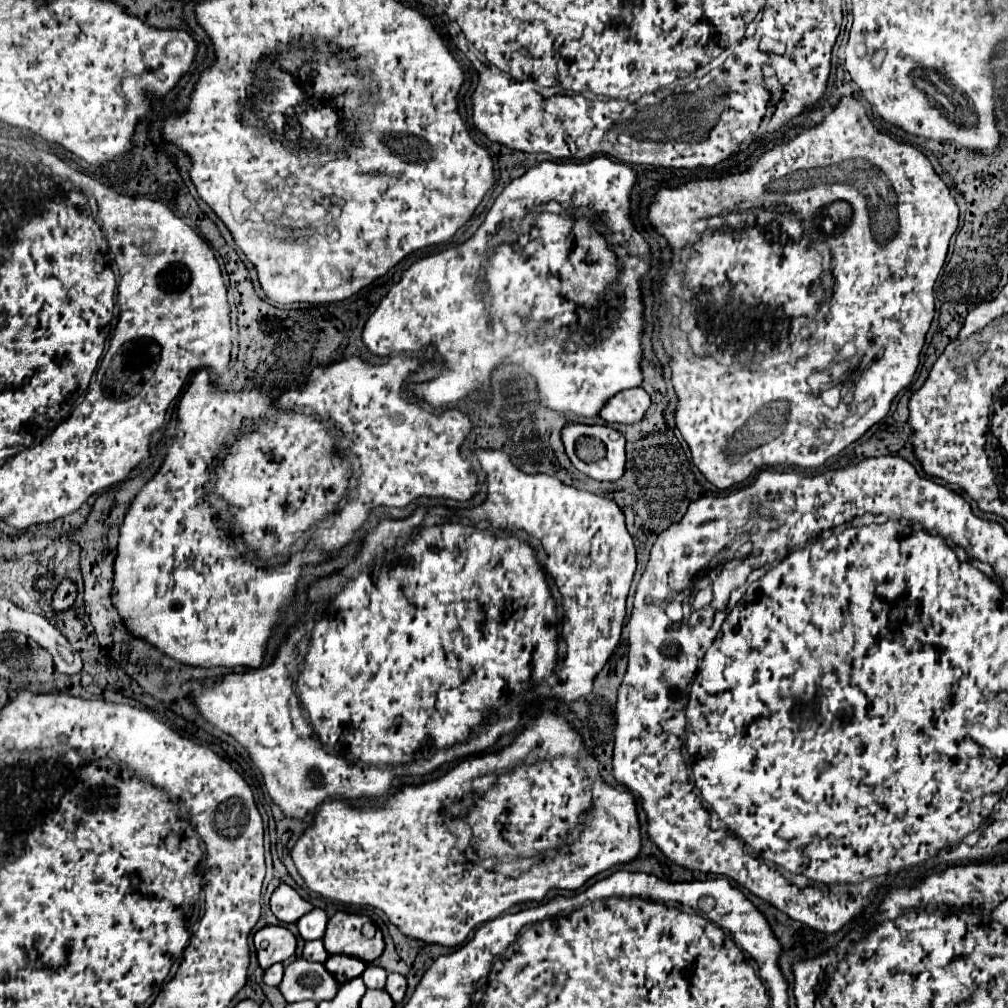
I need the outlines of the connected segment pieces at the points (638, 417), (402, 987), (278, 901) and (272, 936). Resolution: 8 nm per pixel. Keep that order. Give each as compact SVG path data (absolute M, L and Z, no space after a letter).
M633 388L633 390L625 390L619 392L617 396L613 396L613 400L609 400L609 404L603 408L603 412L599 414L603 420L607 420L609 424L637 424L645 418L645 412L651 406L651 398L643 388Z
M389 974L389 976L387 976L385 990L389 992L389 996L391 996L395 1002L401 1002L403 996L405 996L405 990L407 990L407 980L405 980L405 976L401 976L401 974Z
M279 884L271 896L271 912L281 922L297 922L301 916L313 910L313 904L303 900L289 884Z
M263 926L255 932L255 948L259 966L267 970L269 966L283 962L295 954L297 940L283 926Z

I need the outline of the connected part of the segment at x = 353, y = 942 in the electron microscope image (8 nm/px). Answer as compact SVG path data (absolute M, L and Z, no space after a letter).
M335 912L335 916L327 924L327 932L323 936L323 944L329 954L347 954L355 956L359 960L365 960L367 964L377 960L383 950L383 934L377 928L377 934L373 940L365 938L361 934L361 928L365 922L371 922L369 916L363 914L349 914L349 912Z

